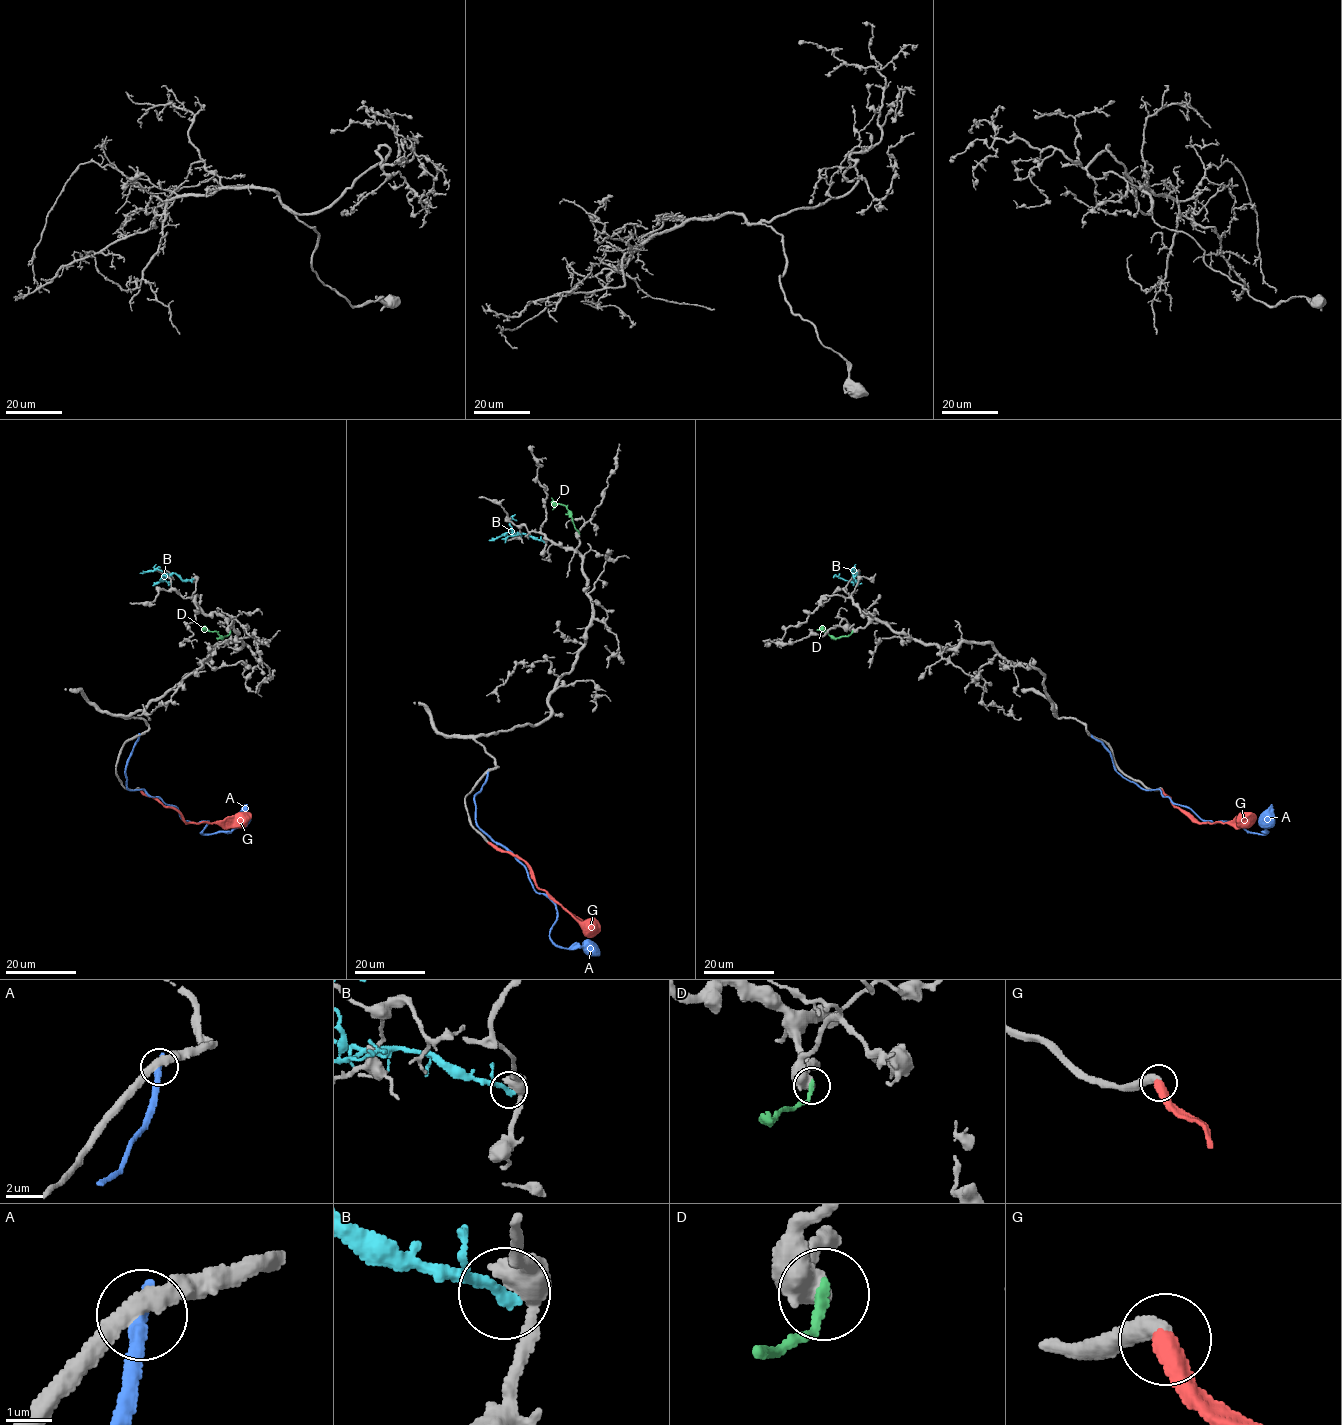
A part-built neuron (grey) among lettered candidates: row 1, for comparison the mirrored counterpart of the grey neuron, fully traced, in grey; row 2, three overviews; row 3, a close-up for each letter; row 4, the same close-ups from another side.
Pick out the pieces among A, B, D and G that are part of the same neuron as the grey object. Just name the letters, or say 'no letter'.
G

